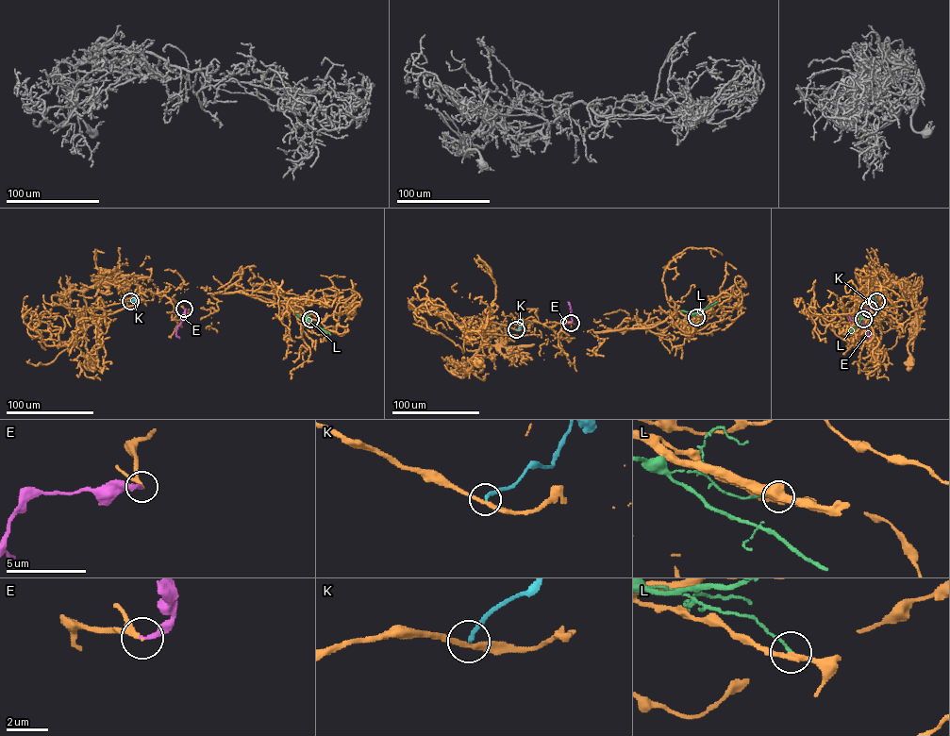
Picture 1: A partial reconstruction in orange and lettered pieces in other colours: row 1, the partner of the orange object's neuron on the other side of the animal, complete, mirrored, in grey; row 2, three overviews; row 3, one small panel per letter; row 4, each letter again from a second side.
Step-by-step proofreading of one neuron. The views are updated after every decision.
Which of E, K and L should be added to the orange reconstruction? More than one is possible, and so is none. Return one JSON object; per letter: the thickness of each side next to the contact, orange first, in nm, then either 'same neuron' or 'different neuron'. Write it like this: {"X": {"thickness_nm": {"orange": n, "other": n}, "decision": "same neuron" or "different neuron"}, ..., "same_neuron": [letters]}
{"E": {"thickness_nm": {"orange": 190, "other": 220}, "decision": "same neuron"}, "K": {"thickness_nm": {"orange": 240, "other": 180}, "decision": "different neuron"}, "L": {"thickness_nm": {"orange": 260, "other": 140}, "decision": "different neuron"}, "same_neuron": ["E"]}

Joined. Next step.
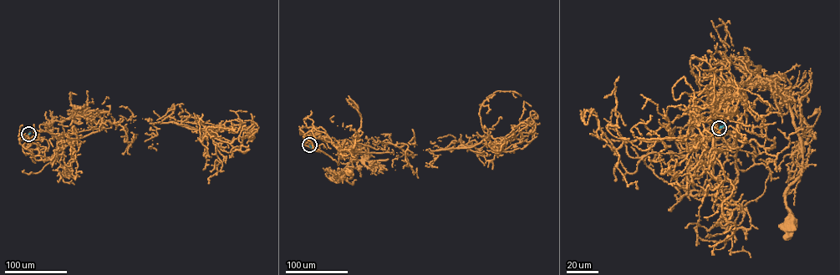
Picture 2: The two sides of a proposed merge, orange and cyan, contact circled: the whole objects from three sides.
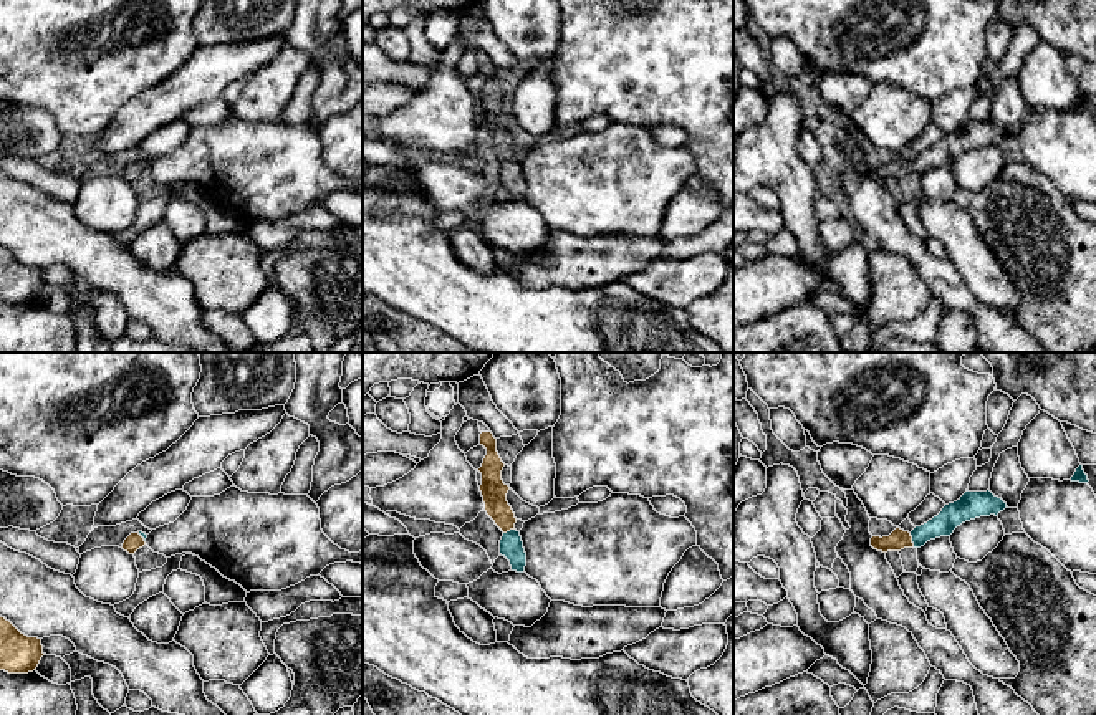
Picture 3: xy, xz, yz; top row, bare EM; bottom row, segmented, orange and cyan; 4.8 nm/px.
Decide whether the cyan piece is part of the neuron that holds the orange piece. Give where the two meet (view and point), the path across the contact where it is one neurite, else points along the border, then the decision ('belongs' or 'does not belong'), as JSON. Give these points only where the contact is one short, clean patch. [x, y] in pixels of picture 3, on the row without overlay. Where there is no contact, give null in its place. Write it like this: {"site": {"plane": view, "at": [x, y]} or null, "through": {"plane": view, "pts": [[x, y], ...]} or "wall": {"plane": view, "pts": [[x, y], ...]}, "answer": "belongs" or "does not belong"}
{"site": {"plane": "yz", "at": [911, 169]}, "through": {"plane": "yz", "pts": [[898, 169], [911, 169], [942, 154], [952, 144]]}, "answer": "belongs"}

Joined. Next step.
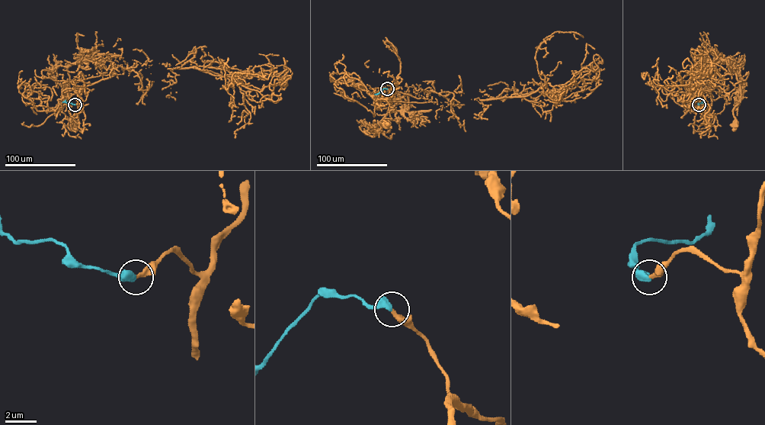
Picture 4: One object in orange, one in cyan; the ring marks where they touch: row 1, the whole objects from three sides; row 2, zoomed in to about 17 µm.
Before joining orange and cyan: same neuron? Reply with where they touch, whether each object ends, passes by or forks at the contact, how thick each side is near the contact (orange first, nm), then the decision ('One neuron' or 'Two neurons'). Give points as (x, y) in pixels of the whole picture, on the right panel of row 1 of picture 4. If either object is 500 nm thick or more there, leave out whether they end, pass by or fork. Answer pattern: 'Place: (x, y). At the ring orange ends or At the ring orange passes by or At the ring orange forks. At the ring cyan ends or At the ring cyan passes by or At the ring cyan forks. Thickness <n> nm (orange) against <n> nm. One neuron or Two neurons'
Place: (699, 104). At the ring orange ends. At the ring cyan ends. Thickness 280 nm (orange) against 480 nm. One neuron

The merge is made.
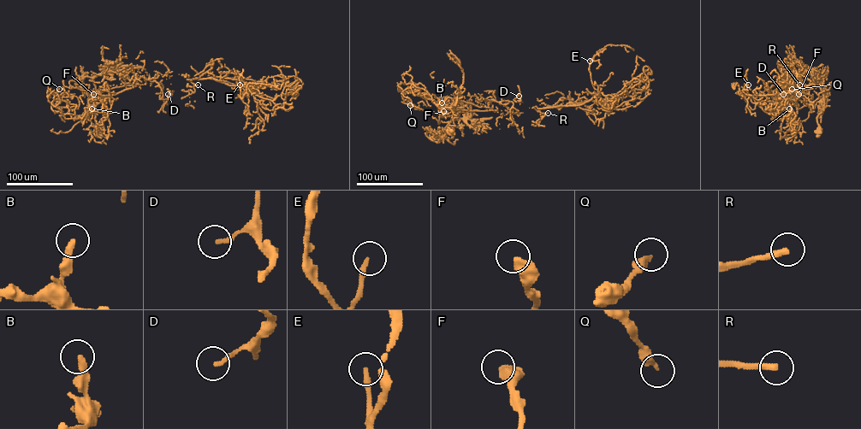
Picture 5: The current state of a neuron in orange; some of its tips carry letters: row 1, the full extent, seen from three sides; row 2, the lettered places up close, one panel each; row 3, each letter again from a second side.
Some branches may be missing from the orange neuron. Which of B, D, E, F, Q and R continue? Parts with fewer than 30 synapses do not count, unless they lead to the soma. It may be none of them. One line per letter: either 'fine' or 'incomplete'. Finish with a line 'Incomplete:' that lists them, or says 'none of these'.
B: fine
D: fine
E: incomplete
F: incomplete
Q: fine
R: incomplete
Incomplete: E, F, R

